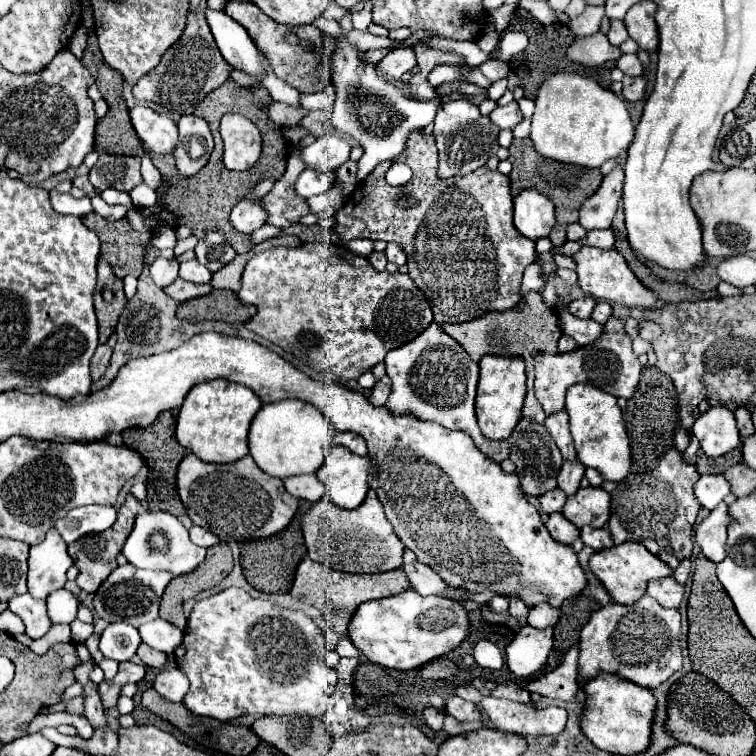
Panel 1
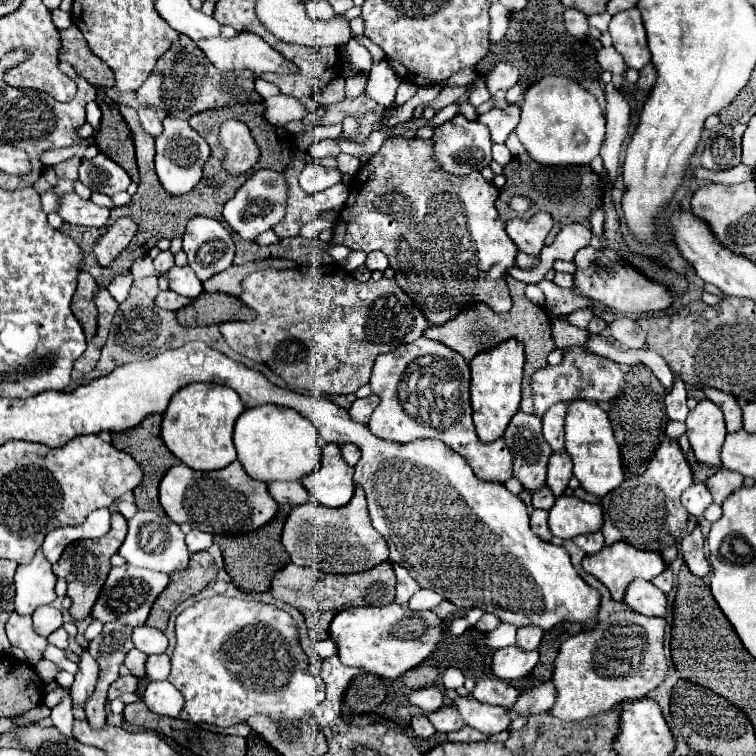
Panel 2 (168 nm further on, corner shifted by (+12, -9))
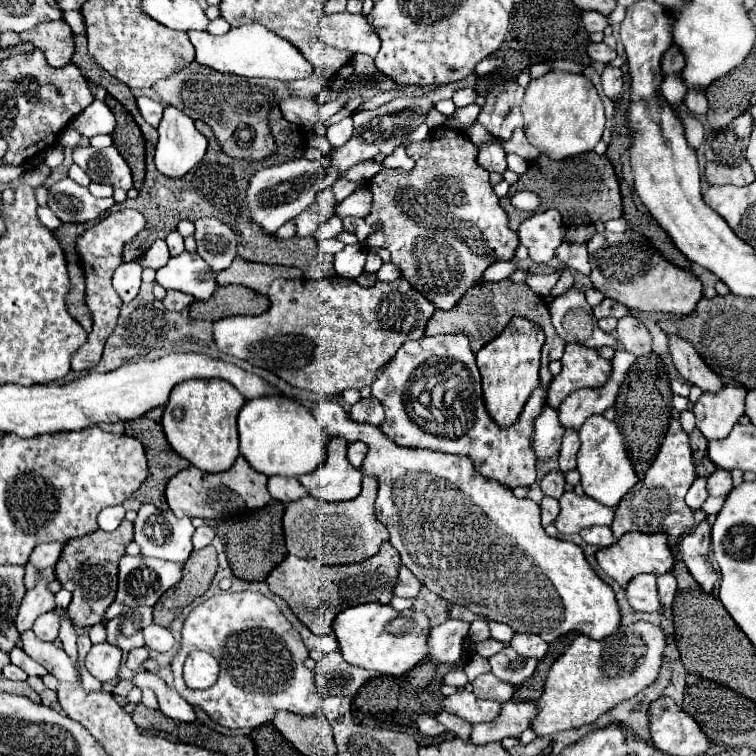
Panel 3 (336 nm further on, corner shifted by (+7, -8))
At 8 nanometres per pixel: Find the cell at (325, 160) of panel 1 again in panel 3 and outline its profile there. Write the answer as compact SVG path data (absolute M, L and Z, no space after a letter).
M345 117L327 129L327 139L333 147L341 147L343 143L347 143L351 139L351 135L353 135L353 119L351 117Z

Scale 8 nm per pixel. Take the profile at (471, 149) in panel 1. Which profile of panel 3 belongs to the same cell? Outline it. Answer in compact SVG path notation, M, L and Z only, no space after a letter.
M487 143L479 147L479 165L487 171L495 171L495 173L503 173L507 169L507 161L505 161L505 151L501 149L499 143Z

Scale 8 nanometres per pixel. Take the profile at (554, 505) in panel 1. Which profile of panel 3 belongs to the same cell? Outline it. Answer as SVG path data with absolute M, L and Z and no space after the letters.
M559 469L549 471L543 479L541 479L541 489L545 495L559 499L563 495L563 487L565 487L565 475Z

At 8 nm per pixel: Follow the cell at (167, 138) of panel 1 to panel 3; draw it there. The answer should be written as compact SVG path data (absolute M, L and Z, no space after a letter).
M137 97L137 105L139 105L139 111L141 111L143 119L145 119L149 125L157 127L159 121L161 121L161 117L163 117L165 105L159 103L159 101L155 101L155 99L151 99L151 97Z

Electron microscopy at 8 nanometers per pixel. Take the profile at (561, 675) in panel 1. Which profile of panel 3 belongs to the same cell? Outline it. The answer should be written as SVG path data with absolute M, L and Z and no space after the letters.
M533 701L503 703L493 723L473 725L471 743L487 745L493 741L501 741L505 737L519 737L531 725L531 719L535 713L537 713L537 705Z

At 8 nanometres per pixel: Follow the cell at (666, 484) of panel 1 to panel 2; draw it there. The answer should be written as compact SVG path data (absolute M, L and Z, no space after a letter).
M664 438L654 452L648 468L634 478L626 478L616 490L602 498L604 526L602 534L606 546L614 542L626 542L640 550L658 552L666 564L678 558L678 544L686 534L688 512L680 504L682 492L692 484L690 466L678 446L678 442Z

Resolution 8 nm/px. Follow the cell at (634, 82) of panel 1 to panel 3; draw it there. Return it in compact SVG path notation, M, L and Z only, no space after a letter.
M671 47L665 57L663 57L663 73L665 75L671 75L671 73L677 73L685 67L685 57L681 55L681 49L677 47Z

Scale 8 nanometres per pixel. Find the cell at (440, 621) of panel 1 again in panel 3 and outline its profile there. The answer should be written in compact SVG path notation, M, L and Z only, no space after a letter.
M377 603L349 607L341 611L333 621L333 633L347 663L395 677L411 671L427 657L429 631L431 625L427 615L413 609L395 611L391 605Z

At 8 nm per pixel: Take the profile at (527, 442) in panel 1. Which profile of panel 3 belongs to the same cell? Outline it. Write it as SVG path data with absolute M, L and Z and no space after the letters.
M545 405L543 413L535 419L535 433L533 433L533 449L537 451L535 455L539 461L547 461L551 455L559 451L563 433L565 429L557 419L557 409Z

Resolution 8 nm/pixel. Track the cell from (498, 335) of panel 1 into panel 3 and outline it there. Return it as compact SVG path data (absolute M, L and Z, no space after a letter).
M503 279L497 283L485 283L485 285L465 291L465 295L459 299L457 307L449 309L449 311L437 309L433 313L433 317L429 319L429 323L425 327L425 335L431 337L431 335L441 335L441 333L465 333L469 337L471 349L477 353L483 345L487 345L491 339L495 339L507 327L507 323L511 321L513 315L531 319L531 321L539 323L541 329L545 331L547 341L545 341L543 353L541 353L541 373L539 375L541 375L541 385L551 383L553 377L551 377L547 365L553 359L561 359L567 343L557 335L555 327L551 325L551 317L549 317L549 309L545 305L545 301L539 295L535 295L525 283L511 283L509 279Z

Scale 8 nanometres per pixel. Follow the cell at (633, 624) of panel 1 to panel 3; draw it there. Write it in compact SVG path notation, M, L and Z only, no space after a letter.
M647 621L619 627L619 631L603 641L579 635L571 647L551 665L543 693L537 699L537 715L531 723L531 729L537 737L545 737L559 731L593 725L599 715L637 695L657 679L663 653L665 631Z

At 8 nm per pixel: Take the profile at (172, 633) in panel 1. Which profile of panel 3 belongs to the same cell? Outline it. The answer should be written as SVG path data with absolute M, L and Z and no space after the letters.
M151 623L149 627L145 627L143 633L145 633L145 645L147 645L149 649L153 649L153 651L157 651L157 653L163 653L163 651L173 649L175 639L173 639L173 635L171 635L169 629Z

